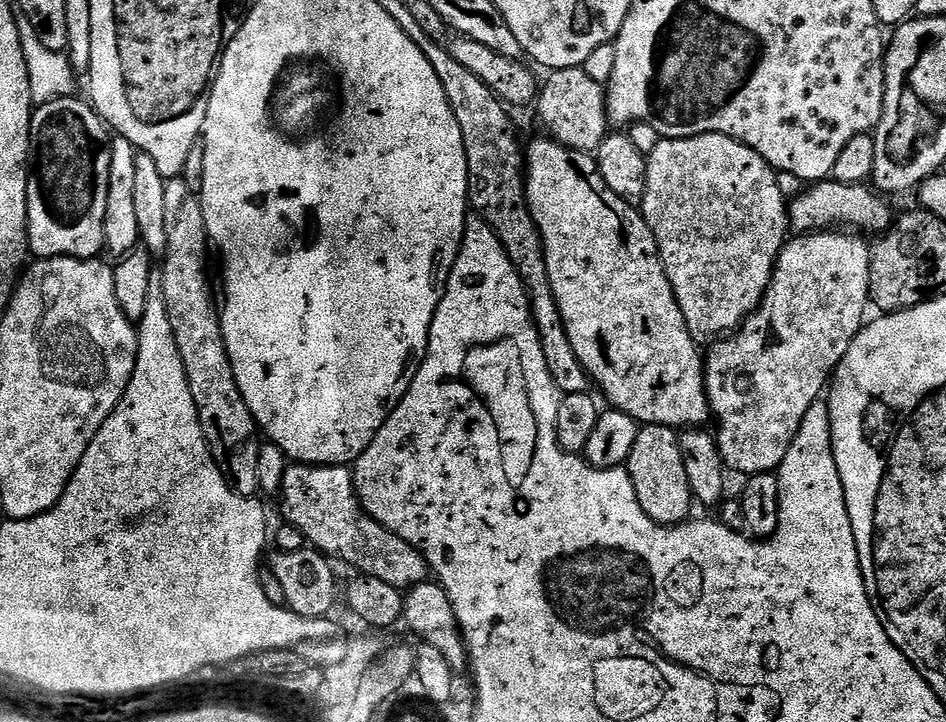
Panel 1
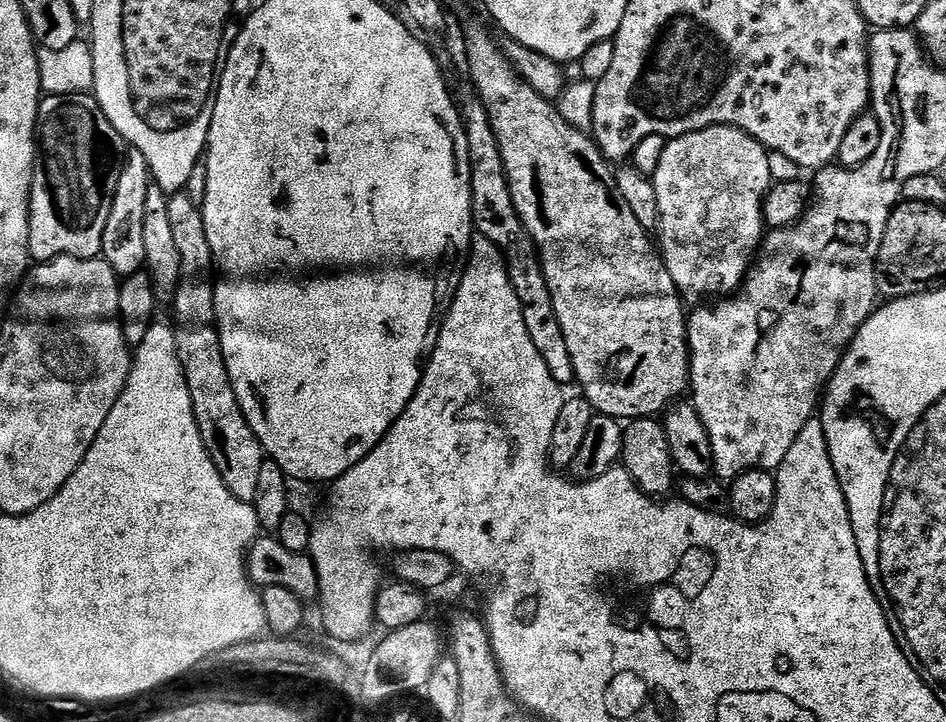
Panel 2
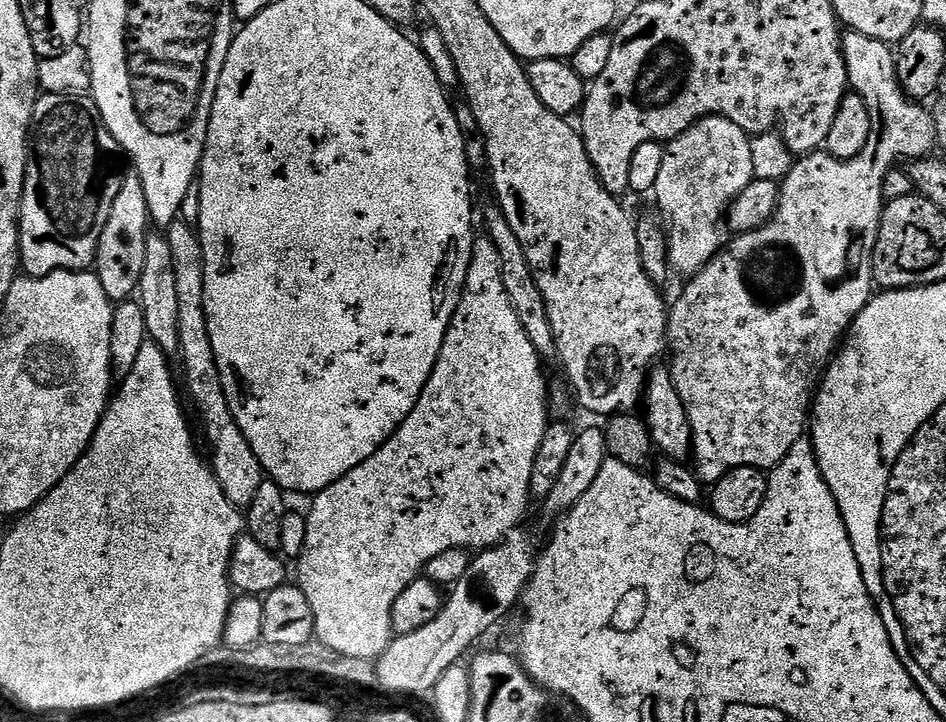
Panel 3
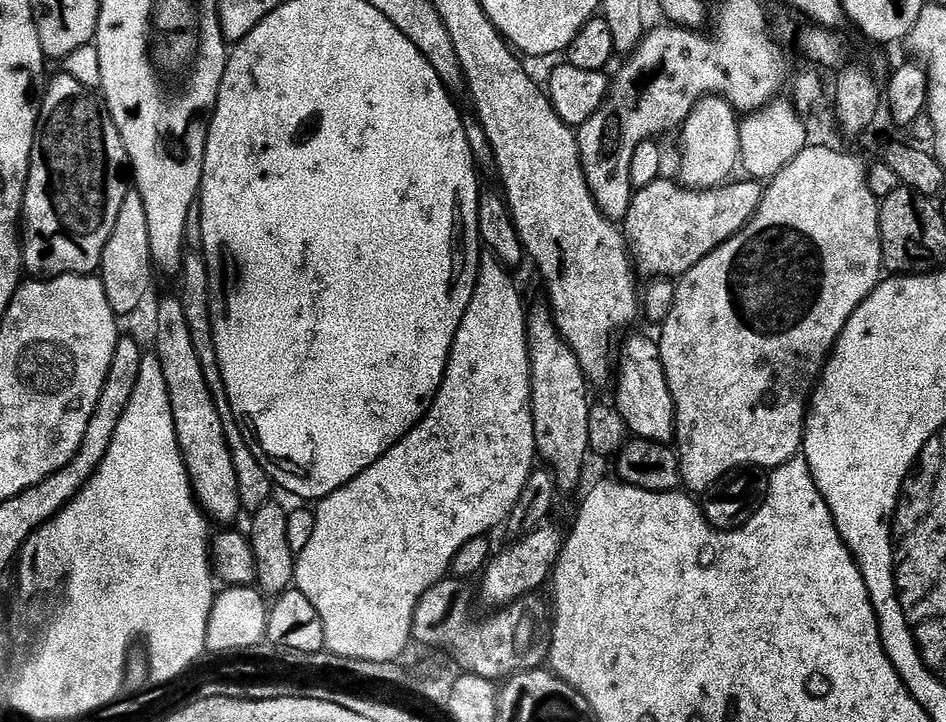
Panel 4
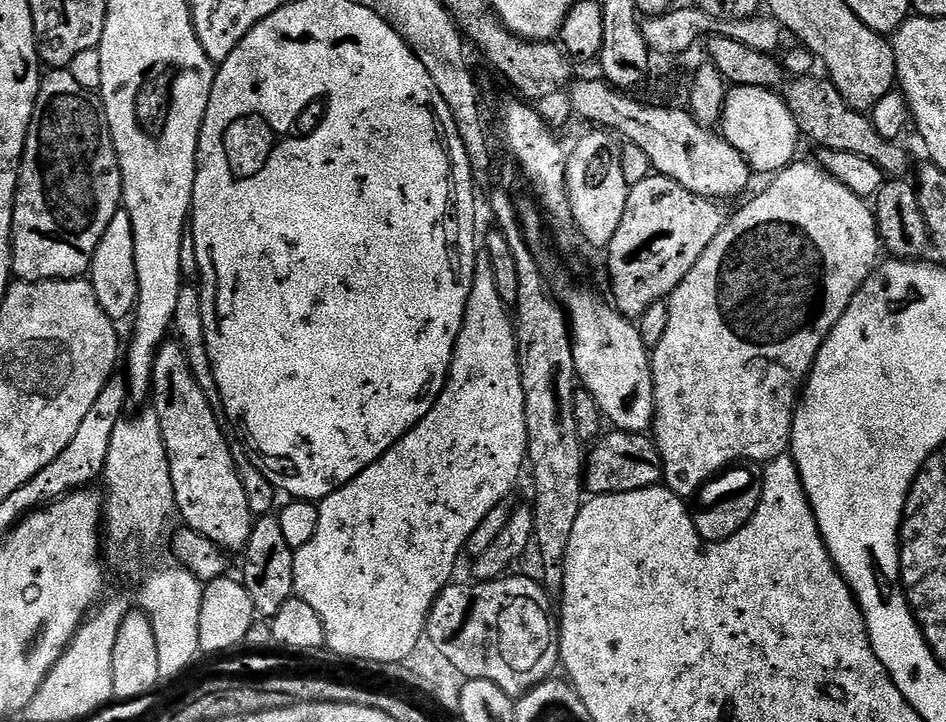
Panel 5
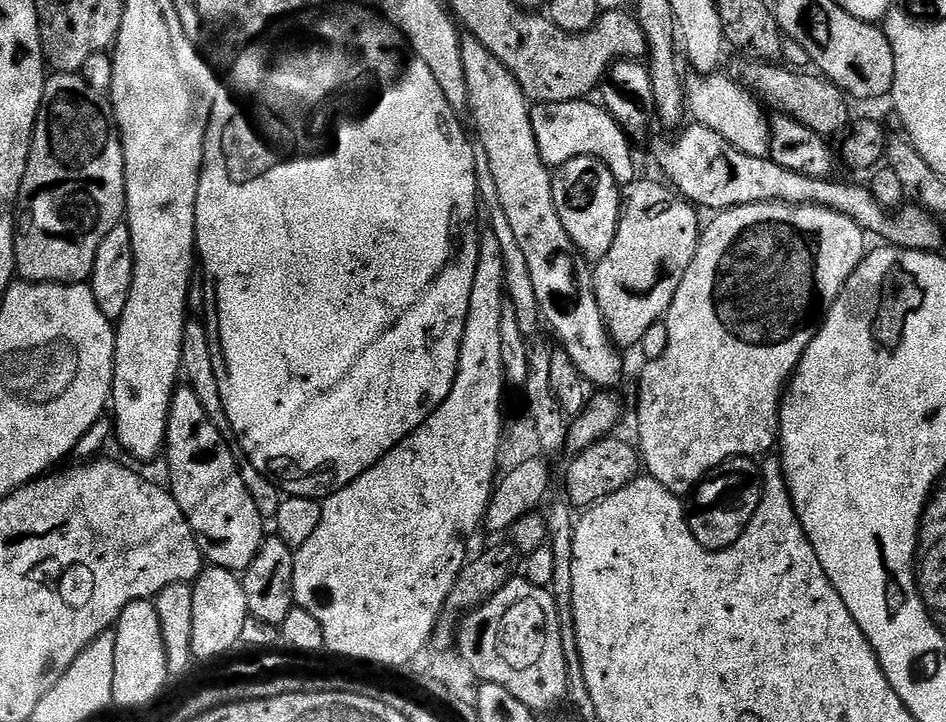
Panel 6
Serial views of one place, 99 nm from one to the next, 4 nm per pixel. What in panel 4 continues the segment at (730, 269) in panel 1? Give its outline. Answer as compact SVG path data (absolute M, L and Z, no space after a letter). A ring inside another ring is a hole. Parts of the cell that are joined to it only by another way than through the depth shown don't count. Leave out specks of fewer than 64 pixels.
M705 96L694 106L694 110L684 120L684 145L680 148L680 176L678 180L683 187L693 190L719 188L733 179L732 171L741 167L740 163L740 120L738 113L723 96Z

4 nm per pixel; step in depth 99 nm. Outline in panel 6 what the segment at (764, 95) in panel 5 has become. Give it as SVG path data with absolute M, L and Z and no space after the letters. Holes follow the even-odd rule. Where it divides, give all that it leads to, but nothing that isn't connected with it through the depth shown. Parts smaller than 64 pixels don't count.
M723 74L687 77L687 111L695 123L722 134L738 150L754 158L768 156L772 150L772 129L769 117L760 109L761 101L739 79L731 80ZM760 103L760 104L759 104Z

